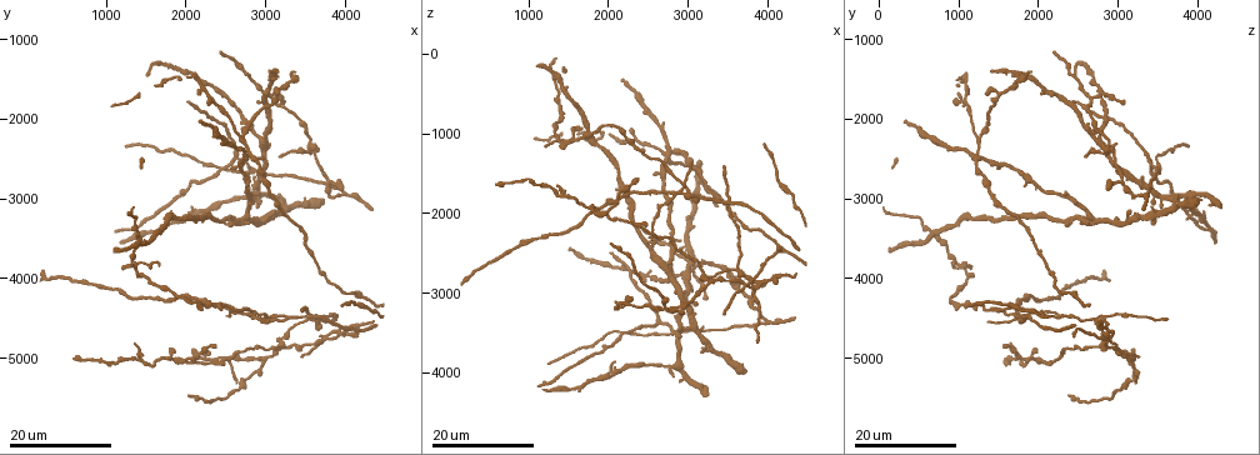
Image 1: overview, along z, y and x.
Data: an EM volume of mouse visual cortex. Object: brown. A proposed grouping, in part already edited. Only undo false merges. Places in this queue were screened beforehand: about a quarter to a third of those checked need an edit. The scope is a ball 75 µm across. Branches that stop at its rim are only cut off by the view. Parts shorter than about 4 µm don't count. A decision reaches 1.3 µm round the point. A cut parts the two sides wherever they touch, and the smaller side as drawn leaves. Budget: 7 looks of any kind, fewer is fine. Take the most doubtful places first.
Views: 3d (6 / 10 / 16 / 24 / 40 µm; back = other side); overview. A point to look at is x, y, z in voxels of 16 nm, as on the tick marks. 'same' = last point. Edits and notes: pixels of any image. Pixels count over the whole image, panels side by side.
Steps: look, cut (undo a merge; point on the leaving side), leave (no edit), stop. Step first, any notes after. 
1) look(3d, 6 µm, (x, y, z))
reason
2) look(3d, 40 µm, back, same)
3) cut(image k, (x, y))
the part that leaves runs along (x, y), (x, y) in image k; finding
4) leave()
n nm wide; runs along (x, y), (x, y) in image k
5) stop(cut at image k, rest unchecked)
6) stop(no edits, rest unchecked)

look(3d, 16 µm, (1350, 3850, 1050))
looks like a crossing

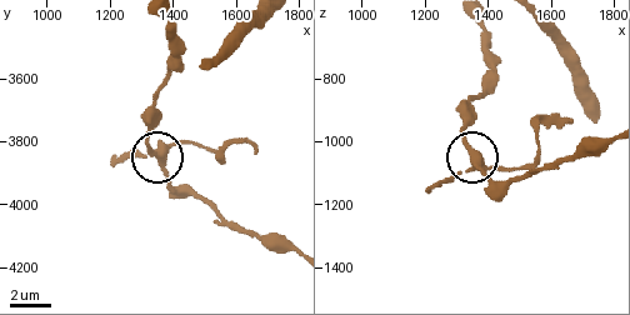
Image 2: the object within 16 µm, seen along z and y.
look(3d, 6 µm, (1360, 3840, 1070))

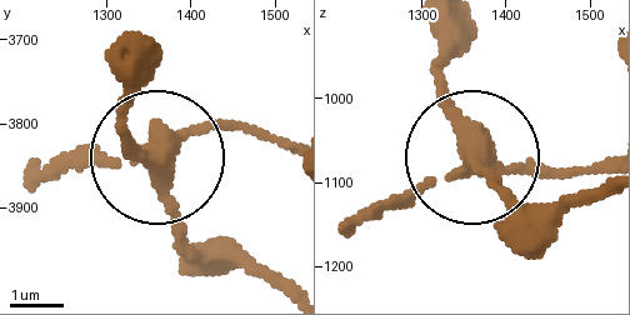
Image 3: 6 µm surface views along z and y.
cut(image 3, (85, 159))
390 nm wide; the part that leaves runs along (160, 141), (249, 129), (290, 146) in image 3; two neurons meet here

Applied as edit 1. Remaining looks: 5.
look(3d, 24 µm, (3700, 4750, 2900))
looks like a crossing

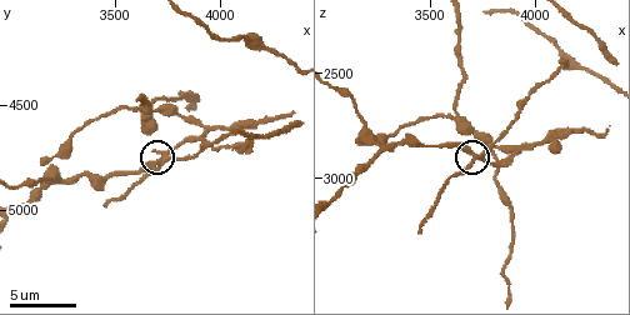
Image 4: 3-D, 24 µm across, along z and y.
look(3d, 10 µm, (3700, 4790, 2890))

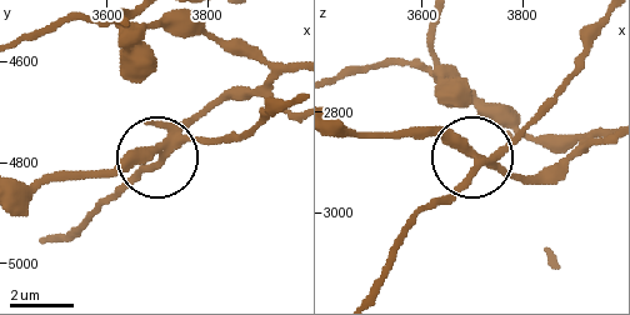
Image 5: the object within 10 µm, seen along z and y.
cut(image 5, (144, 171))
the part that leaves runs along (173, 145), (240, 136), (266, 113), (291, 108) in image 5; a second neuron is stuck on

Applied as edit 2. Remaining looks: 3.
look(overview)

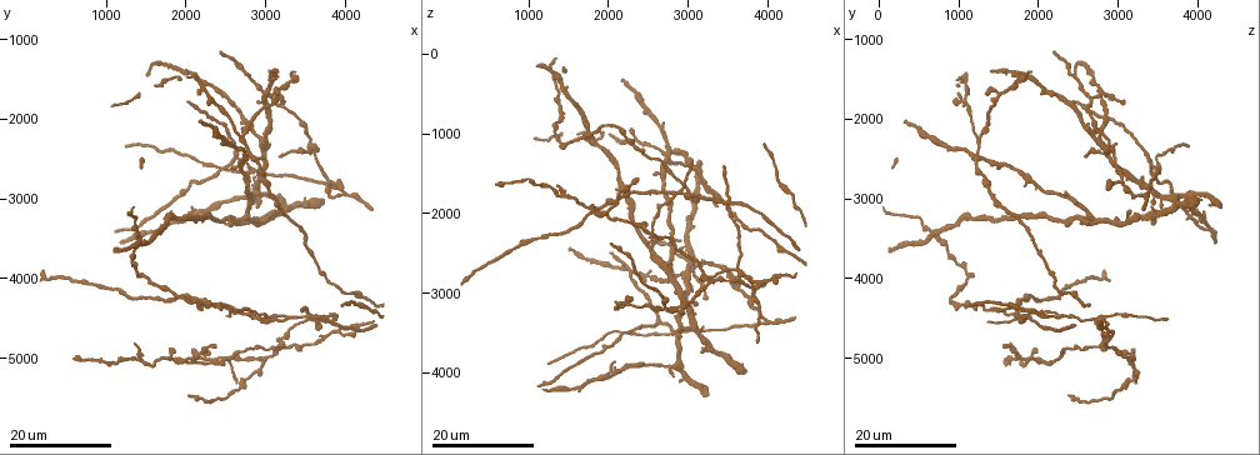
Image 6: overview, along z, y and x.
look(3d, 16 µm, (2650, 2500, 3400))
three-way junction

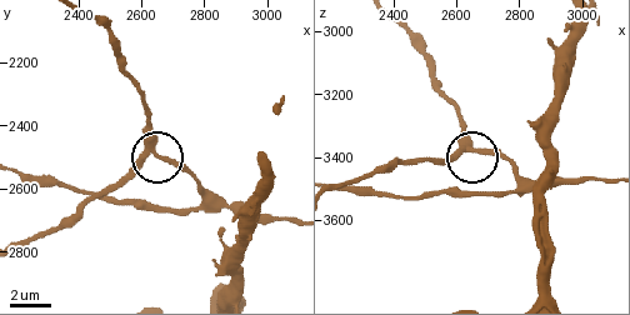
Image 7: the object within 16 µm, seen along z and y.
look(3d, 10 µm, (2630, 2470, 3380))

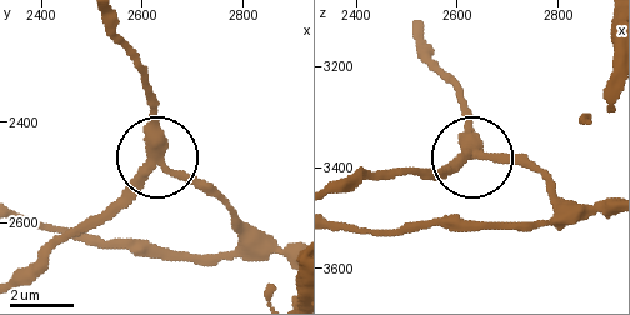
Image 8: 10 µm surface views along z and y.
cut(image 8, (131, 204))
310 nm wide; the part that leaves runs along (150, 164), (24, 269) in image 8; two neurons meet here

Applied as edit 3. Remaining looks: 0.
stop(cut at image 3, cut at image 5, cut at image 8, rest unchecked)

